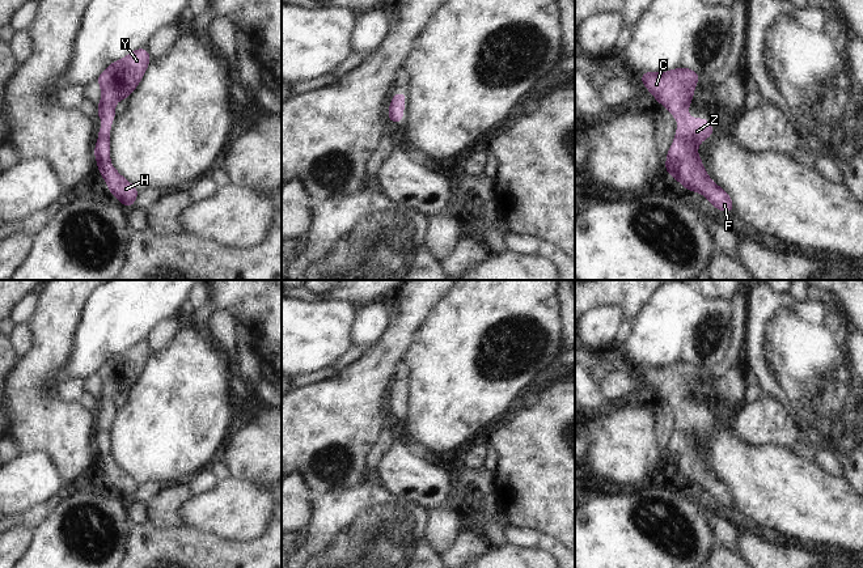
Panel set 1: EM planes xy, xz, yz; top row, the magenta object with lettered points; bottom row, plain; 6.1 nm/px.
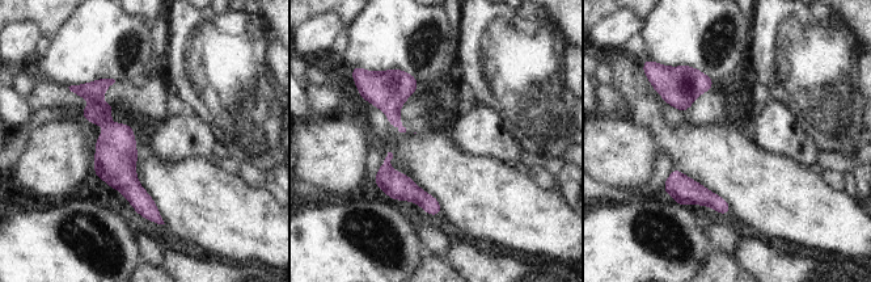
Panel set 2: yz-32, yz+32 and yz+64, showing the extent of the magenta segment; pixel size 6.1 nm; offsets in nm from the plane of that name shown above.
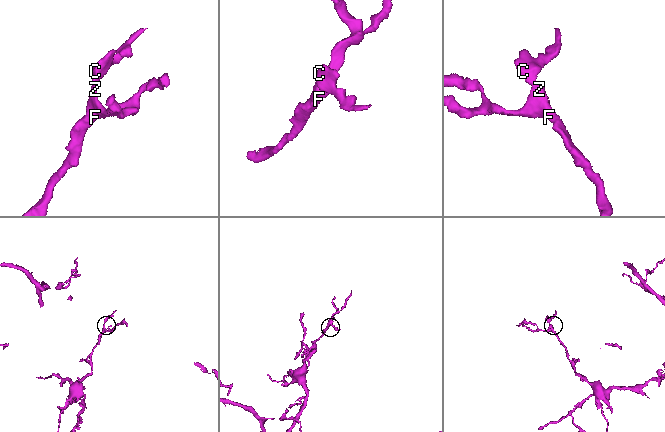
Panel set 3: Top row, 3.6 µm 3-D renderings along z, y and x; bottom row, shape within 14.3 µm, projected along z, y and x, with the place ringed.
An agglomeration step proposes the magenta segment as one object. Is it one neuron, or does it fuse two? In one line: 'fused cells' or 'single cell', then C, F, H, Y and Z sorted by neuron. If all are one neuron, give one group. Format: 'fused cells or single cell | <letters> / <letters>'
single cell | C F H Y Z

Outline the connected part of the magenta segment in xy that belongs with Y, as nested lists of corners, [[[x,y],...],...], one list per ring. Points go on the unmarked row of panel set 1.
[[[141,340],[128,347],[126,351],[111,356],[97,370],[102,383],[102,391],[97,400],[97,408],[103,414],[98,424],[98,436],[94,438],[94,449],[98,463],[102,467],[110,486],[126,500],[134,500],[139,488],[138,482],[126,474],[110,457],[110,420],[115,412],[114,399],[119,393],[135,383],[144,369],[151,355],[147,340]]]

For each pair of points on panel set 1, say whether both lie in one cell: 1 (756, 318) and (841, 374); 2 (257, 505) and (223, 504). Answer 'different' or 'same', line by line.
1: same
2: same

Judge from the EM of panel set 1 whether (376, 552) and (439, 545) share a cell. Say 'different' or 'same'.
different

